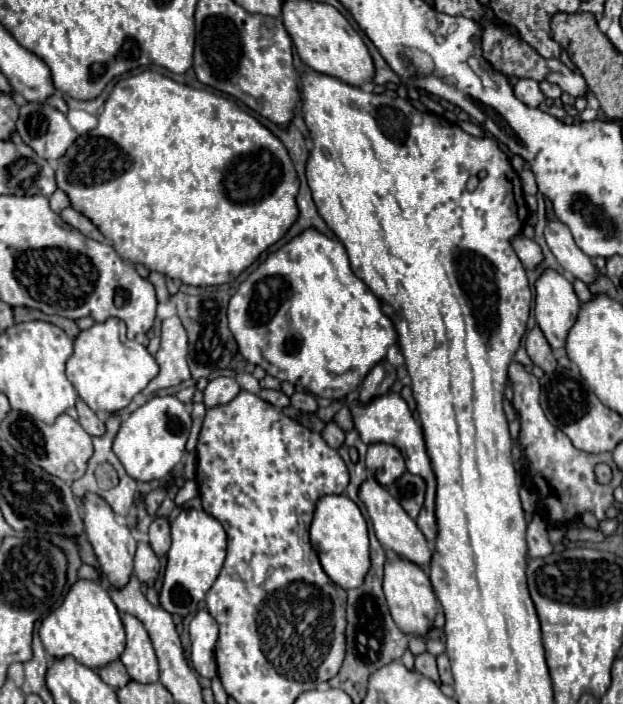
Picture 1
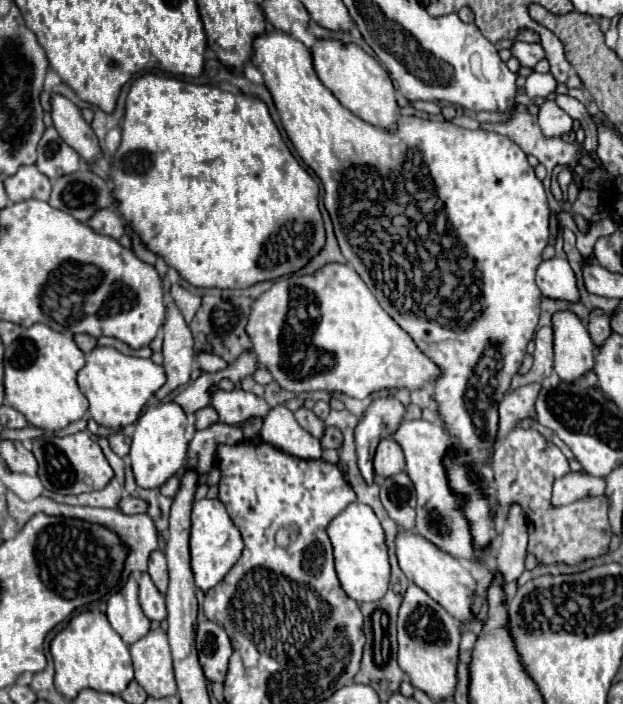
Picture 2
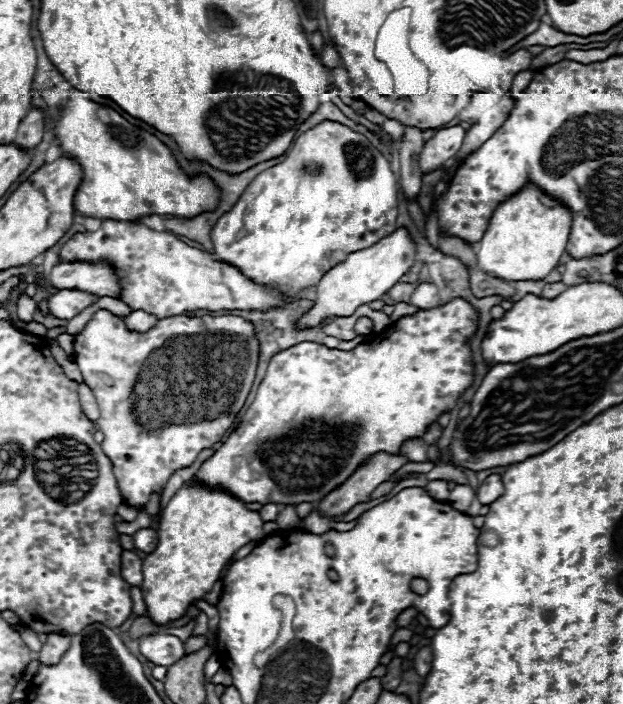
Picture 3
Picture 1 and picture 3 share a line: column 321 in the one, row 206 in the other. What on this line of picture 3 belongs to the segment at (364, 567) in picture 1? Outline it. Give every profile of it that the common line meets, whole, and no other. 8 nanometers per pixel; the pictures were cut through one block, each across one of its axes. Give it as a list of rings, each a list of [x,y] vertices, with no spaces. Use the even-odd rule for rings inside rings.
[[[528,182],[520,194],[514,194],[494,210],[488,230],[478,244],[478,268],[504,282],[542,280],[560,264],[570,236],[570,226],[570,210]]]

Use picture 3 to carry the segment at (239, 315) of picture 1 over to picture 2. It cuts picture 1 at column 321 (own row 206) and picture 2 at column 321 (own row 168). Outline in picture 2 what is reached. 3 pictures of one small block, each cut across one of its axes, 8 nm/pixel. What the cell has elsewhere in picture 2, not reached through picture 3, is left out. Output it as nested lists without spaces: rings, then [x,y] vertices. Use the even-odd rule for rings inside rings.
[[[328,262],[308,276],[290,274],[278,278],[270,290],[266,290],[260,298],[252,302],[246,334],[250,336],[252,352],[256,344],[256,356],[260,366],[264,366],[284,390],[290,390],[294,394],[324,390],[340,392],[352,398],[368,398],[372,392],[386,388],[418,390],[422,386],[432,384],[434,378],[440,374],[438,366],[414,344],[408,332],[404,332],[382,310],[374,294],[362,282],[356,270],[352,270],[352,266],[348,264]]]

